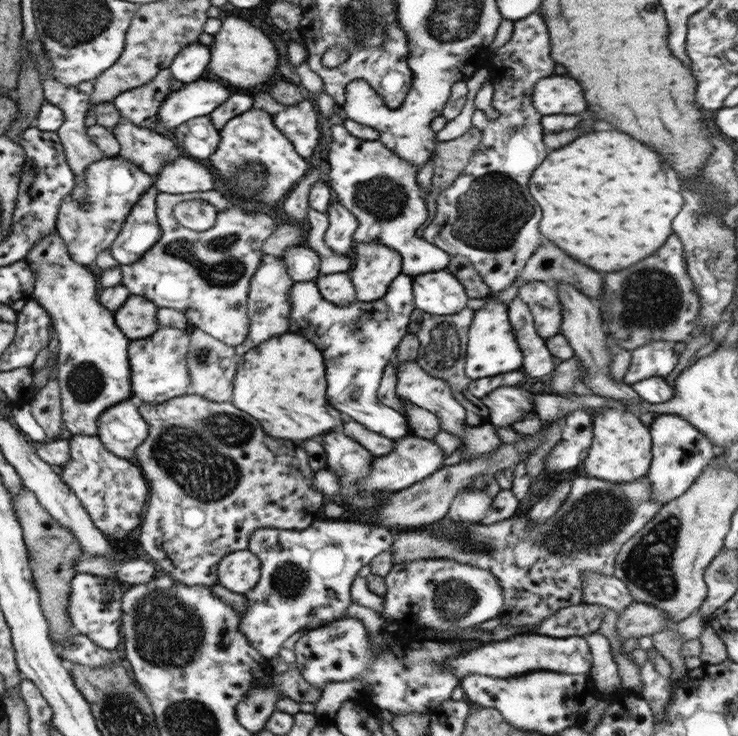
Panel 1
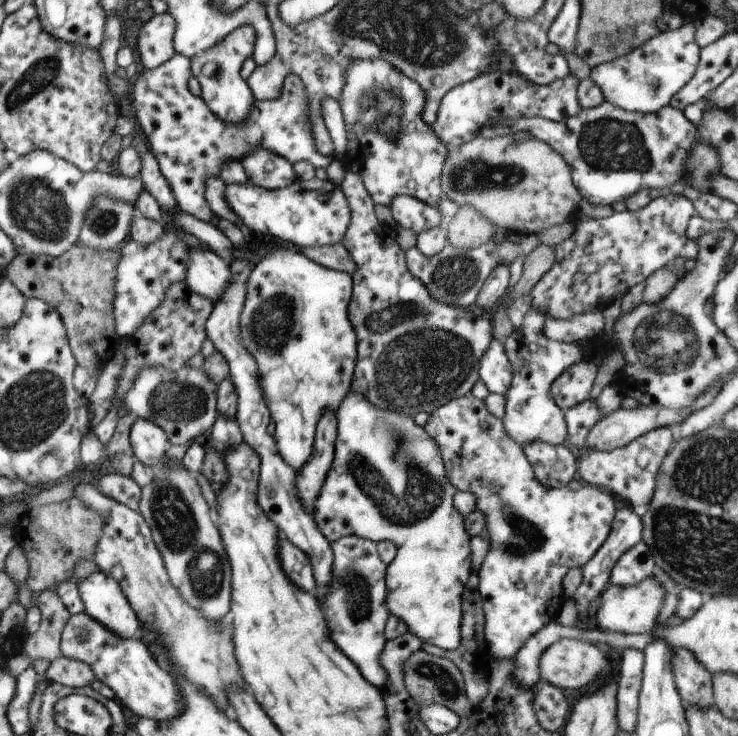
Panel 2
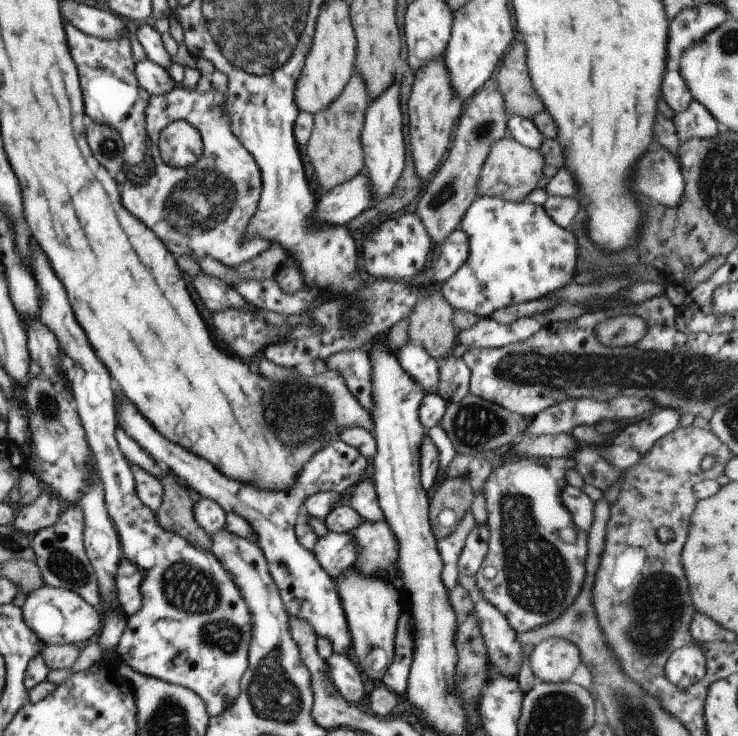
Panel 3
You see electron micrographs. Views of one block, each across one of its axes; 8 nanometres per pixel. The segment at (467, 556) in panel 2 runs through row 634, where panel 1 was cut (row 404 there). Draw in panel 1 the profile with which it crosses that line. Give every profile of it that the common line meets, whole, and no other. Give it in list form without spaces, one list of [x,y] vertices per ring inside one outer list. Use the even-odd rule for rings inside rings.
[[[411,360],[411,362],[399,362],[397,364],[397,382],[395,382],[395,394],[401,402],[411,402],[417,408],[425,408],[427,412],[433,412],[439,418],[439,428],[453,434],[455,438],[461,438],[461,446],[459,448],[467,448],[465,456],[461,462],[467,460],[475,460],[479,456],[491,456],[491,452],[495,452],[495,448],[499,448],[503,442],[495,436],[495,430],[489,422],[481,424],[481,426],[467,426],[465,424],[465,408],[453,400],[449,386],[445,380],[439,380],[435,376],[429,376],[423,368],[421,362]]]

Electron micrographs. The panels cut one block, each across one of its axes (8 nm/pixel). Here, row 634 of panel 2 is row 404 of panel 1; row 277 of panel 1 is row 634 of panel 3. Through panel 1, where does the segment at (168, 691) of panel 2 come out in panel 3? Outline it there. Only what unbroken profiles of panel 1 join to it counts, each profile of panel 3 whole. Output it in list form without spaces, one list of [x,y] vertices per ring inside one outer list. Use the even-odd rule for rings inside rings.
[[[41,584],[37,590],[25,596],[21,612],[23,612],[25,626],[39,640],[43,640],[45,646],[79,646],[81,648],[89,642],[89,638],[99,630],[99,624],[101,624],[101,610],[91,608],[75,592],[69,592],[63,588],[51,588],[47,584]]]

